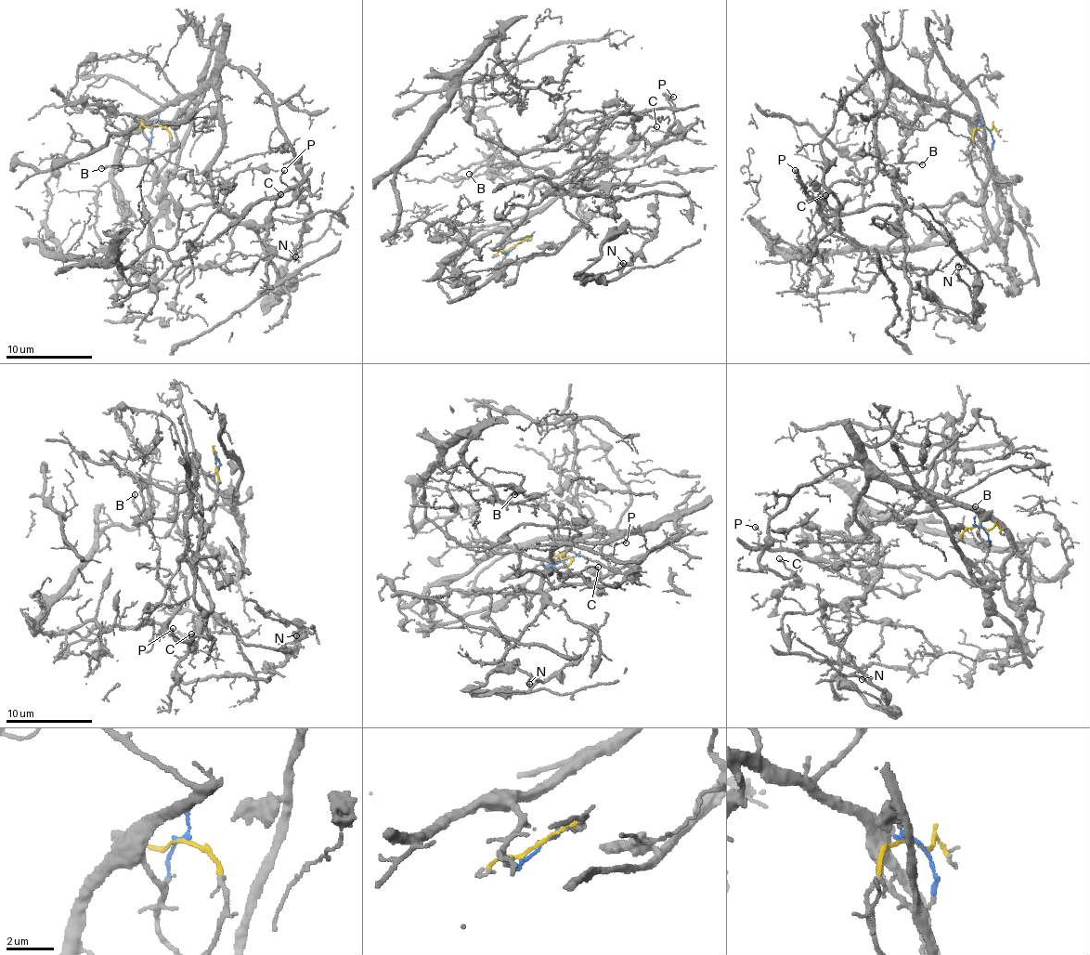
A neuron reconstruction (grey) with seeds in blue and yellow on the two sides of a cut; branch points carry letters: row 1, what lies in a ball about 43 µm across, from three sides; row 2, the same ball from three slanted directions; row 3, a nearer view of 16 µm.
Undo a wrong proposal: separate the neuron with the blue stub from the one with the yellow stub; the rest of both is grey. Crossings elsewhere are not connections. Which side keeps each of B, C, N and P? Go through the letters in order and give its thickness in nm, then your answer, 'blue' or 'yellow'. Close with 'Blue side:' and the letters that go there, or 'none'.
B: 180 nm thick; blue
C: 120 nm thick; blue
N: 170 nm thick; blue
P: 110 nm thick; yellow
Blue side: B, C, N

